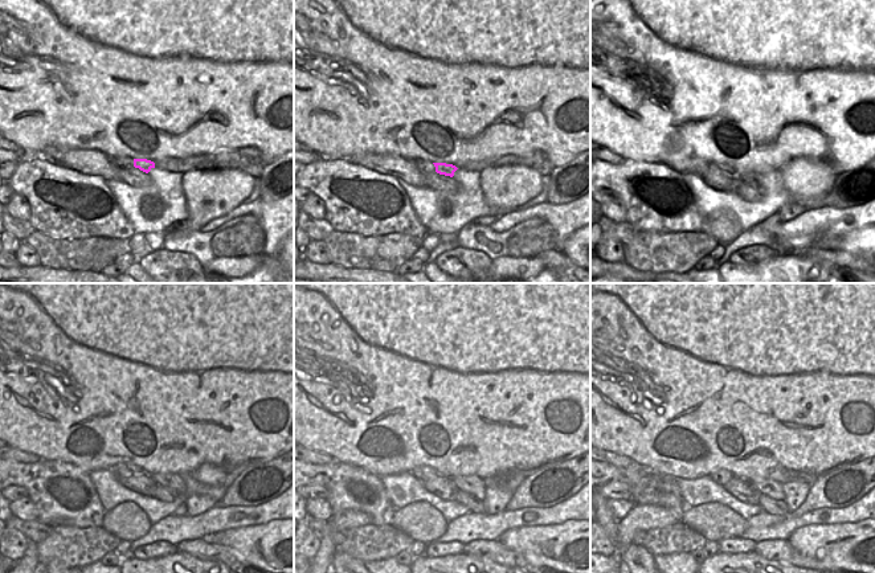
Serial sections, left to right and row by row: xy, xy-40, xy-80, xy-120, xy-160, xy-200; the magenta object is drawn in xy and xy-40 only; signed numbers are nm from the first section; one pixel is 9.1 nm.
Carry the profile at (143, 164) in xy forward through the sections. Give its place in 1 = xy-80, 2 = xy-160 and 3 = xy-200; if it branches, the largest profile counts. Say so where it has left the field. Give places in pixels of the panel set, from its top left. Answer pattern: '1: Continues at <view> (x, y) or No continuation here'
1: Continues at xy-80 (755, 180)
2: Continues at xy-160 (471, 484)
3: Continues at xy-200 (772, 488)

